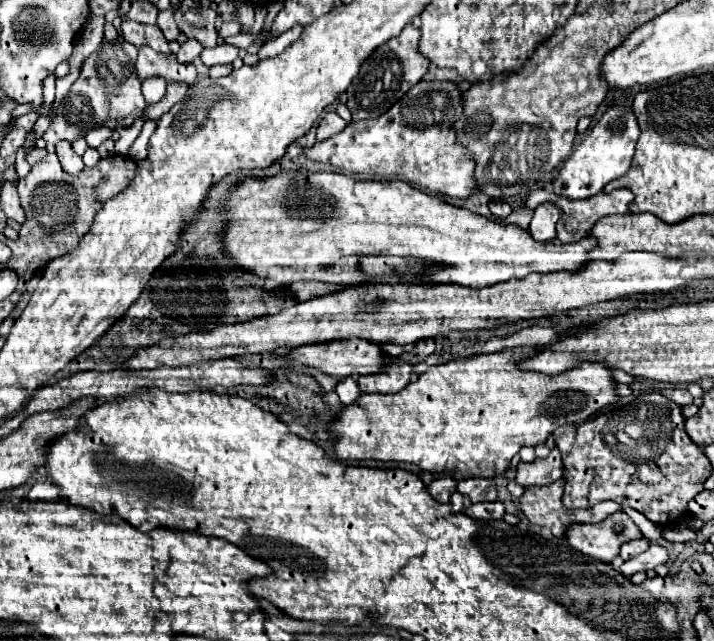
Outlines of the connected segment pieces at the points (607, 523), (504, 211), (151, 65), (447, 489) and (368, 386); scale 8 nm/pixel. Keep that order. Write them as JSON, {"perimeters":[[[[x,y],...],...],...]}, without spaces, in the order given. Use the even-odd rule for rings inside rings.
{"perimeters":[[[[624,512],[612,514],[602,524],[594,524],[594,526],[574,524],[566,530],[566,538],[574,550],[590,558],[596,558],[600,562],[610,562],[614,556],[618,556],[620,544],[640,536],[642,532],[630,518],[626,518]],[[618,524],[622,526],[622,532],[614,530],[614,526]]],[[[492,200],[492,202],[488,204],[488,208],[490,208],[490,212],[492,212],[496,218],[500,218],[500,220],[504,220],[504,218],[512,212],[510,204],[506,204],[506,202],[502,202],[502,200]]],[[[148,46],[138,48],[136,74],[140,82],[148,78],[164,78],[166,82],[178,82],[192,86],[196,80],[196,68],[192,64],[180,64],[174,54],[158,54]]],[[[450,476],[438,478],[438,480],[434,480],[434,482],[428,486],[428,492],[430,492],[430,496],[432,496],[434,500],[448,504],[448,502],[450,502],[450,496],[456,492],[456,480],[450,478]]],[[[390,358],[390,366],[382,370],[382,374],[370,374],[358,378],[358,386],[362,392],[398,392],[402,390],[412,376],[412,366],[400,358]]]]}

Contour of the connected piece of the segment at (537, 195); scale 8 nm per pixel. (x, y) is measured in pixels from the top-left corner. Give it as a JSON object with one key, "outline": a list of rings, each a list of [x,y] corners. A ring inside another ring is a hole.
{"outline":[[[618,188],[618,190],[616,190],[616,198],[614,198],[612,194],[602,192],[602,194],[594,196],[594,198],[588,198],[586,202],[570,202],[570,198],[558,198],[552,190],[536,190],[532,192],[525,201],[525,206],[534,210],[536,206],[544,202],[556,204],[556,206],[562,210],[562,216],[560,216],[558,226],[556,226],[556,230],[558,230],[558,240],[566,244],[566,242],[578,242],[578,240],[582,240],[582,238],[586,236],[586,232],[588,232],[588,230],[596,224],[596,220],[602,218],[602,216],[608,216],[608,214],[628,214],[628,204],[632,202],[632,198],[634,198],[634,194],[632,194],[630,190],[626,190],[626,188]]]}

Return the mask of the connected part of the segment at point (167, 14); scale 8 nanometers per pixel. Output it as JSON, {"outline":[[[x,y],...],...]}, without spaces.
{"outline":[[[162,10],[162,12],[158,14],[158,22],[156,22],[156,26],[158,26],[158,28],[162,30],[162,34],[168,38],[168,42],[176,40],[178,34],[180,34],[180,30],[178,30],[172,14],[174,14],[172,10]]]}

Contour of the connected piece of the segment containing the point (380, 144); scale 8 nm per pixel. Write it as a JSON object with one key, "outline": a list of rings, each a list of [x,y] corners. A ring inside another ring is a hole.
{"outline":[[[418,82],[408,96],[402,98],[402,102],[396,102],[386,114],[374,118],[374,120],[362,120],[362,122],[350,122],[342,134],[336,134],[334,138],[328,138],[326,142],[316,142],[312,148],[304,148],[304,156],[318,162],[328,162],[340,170],[348,170],[350,174],[362,174],[366,178],[400,178],[404,182],[412,182],[414,186],[420,186],[428,194],[444,194],[452,198],[468,198],[468,192],[476,186],[472,174],[474,174],[474,162],[470,160],[470,154],[456,144],[454,134],[454,122],[462,116],[462,104],[460,104],[460,92],[450,82]]]}

